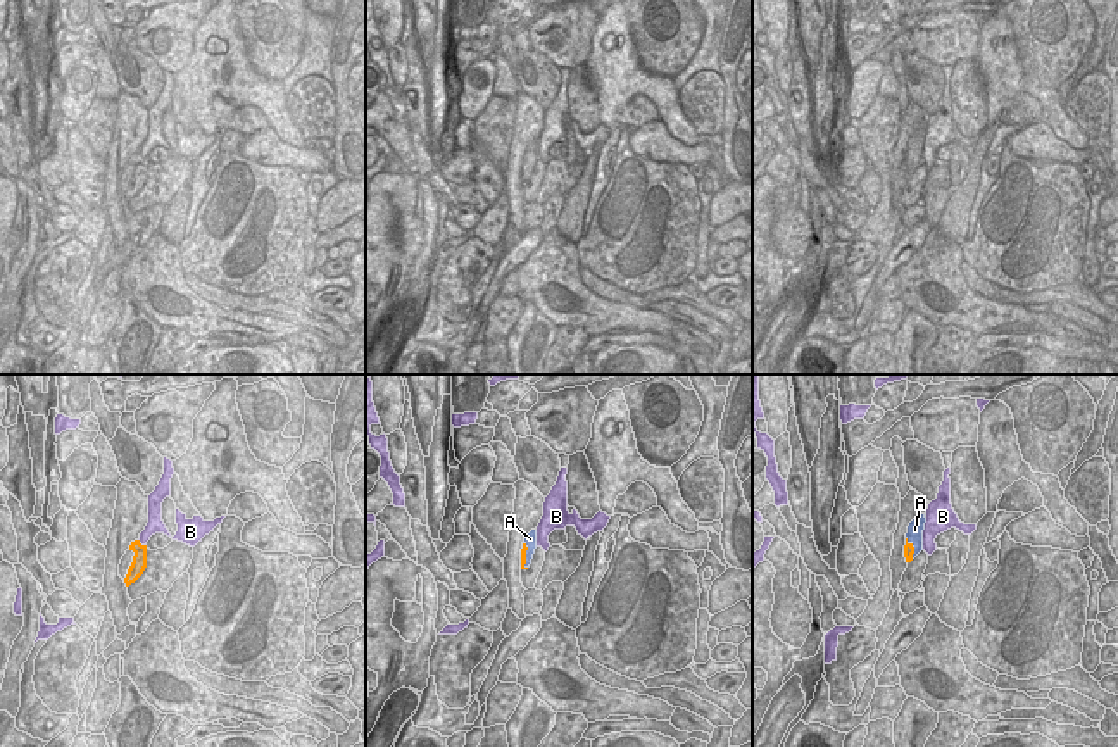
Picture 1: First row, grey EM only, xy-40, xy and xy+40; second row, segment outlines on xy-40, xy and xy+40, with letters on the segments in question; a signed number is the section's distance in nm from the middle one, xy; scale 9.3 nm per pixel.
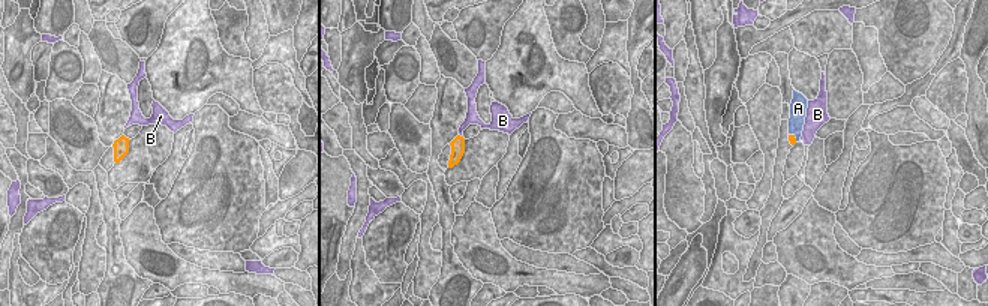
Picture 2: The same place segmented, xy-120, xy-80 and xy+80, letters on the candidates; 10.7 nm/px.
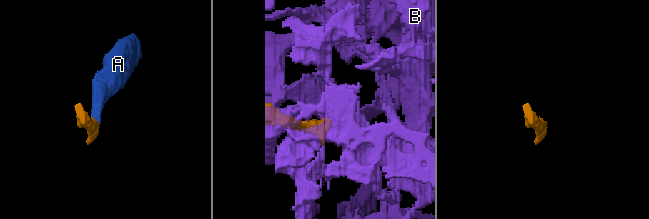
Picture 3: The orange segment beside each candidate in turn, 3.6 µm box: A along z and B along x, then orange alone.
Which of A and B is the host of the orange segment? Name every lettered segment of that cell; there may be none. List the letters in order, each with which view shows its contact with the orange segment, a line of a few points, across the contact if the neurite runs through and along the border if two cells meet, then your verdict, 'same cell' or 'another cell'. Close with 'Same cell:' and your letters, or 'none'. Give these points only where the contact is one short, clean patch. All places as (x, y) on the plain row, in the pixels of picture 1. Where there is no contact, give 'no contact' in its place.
A: xy | xy (523, 156), (527, 161), (527, 182) | another cell
B: xy-40 | xy-40 (138, 152), (145, 159) | another cell
Same cell: none

